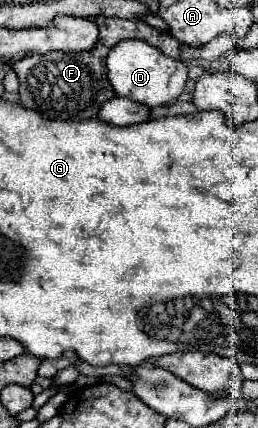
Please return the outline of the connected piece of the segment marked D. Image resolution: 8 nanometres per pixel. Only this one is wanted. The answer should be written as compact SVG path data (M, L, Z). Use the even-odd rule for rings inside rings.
M142 40L118 42L110 50L110 54L106 58L106 66L108 66L108 78L118 96L132 98L150 108L174 102L184 92L184 84L188 78L188 68L184 66L182 60L168 58L162 54L162 50L156 50L154 46L150 46L148 42L142 42Z

